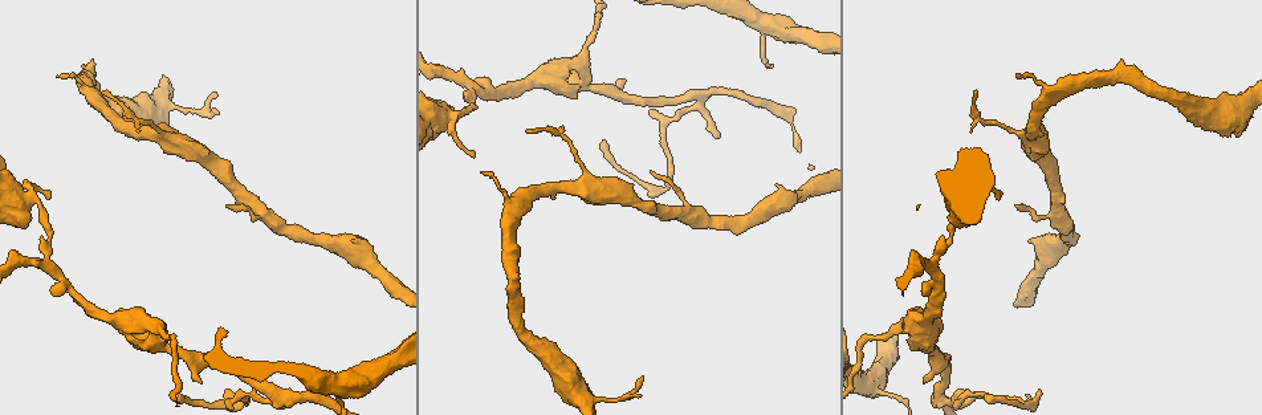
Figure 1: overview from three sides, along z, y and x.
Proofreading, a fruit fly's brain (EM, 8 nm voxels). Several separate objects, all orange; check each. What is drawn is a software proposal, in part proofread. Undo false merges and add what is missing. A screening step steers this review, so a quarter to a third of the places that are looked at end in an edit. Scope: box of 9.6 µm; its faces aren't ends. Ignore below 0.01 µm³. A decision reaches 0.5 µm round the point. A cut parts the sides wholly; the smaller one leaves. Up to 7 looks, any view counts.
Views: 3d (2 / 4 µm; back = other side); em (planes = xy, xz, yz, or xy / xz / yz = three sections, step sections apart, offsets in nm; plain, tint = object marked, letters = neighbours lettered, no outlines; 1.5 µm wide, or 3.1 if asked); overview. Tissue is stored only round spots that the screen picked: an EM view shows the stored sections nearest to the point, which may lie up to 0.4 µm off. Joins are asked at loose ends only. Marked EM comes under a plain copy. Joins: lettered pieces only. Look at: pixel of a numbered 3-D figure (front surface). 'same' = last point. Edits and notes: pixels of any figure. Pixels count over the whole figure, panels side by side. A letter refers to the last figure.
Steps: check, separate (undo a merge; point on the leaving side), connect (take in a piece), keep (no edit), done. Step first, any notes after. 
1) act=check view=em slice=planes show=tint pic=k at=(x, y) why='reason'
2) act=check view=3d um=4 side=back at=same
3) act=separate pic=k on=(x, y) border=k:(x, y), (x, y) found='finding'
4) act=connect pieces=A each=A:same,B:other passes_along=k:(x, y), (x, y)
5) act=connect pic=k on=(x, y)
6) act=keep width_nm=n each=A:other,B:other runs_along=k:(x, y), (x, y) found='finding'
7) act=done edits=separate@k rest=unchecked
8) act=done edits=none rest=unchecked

act=check view=em slice=xy step=8 show=tint pic=1 at=(451, 118) why='sharp bend'

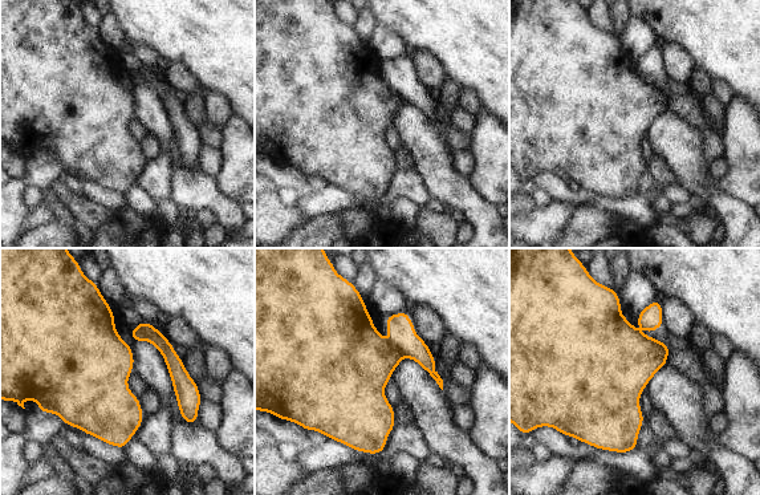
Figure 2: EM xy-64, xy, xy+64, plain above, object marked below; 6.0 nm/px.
act=check view=em slice=xy step=8 show=letters at=same

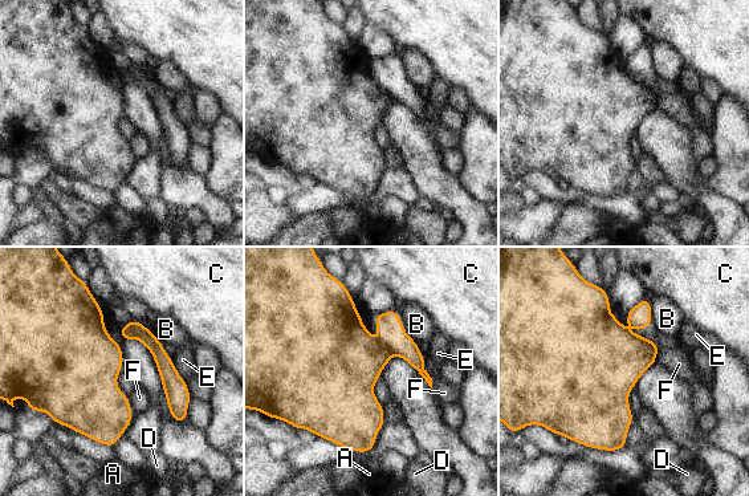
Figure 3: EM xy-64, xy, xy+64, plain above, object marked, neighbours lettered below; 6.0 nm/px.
act=separate pic=3 on=(349, 361) each=A:other,B:other,C:other,D:other,E:other,F:other border=3:(379, 340), (394, 353) found='two cells meet here'

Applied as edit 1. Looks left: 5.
act=check view=3d um=2 pic=1 at=(579, 86) why='an open end'

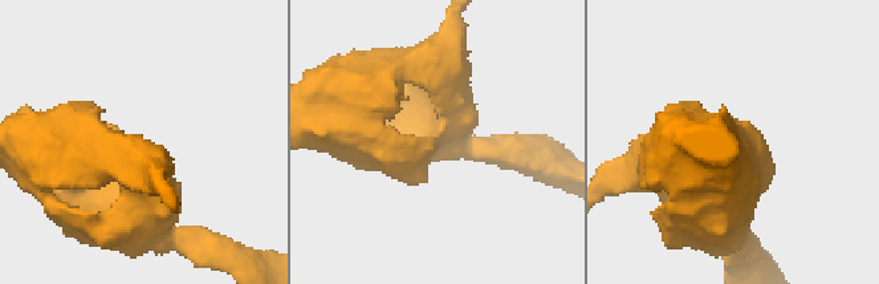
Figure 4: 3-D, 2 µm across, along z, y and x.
act=check view=em slice=planes show=letters pic=4 at=(434, 138)

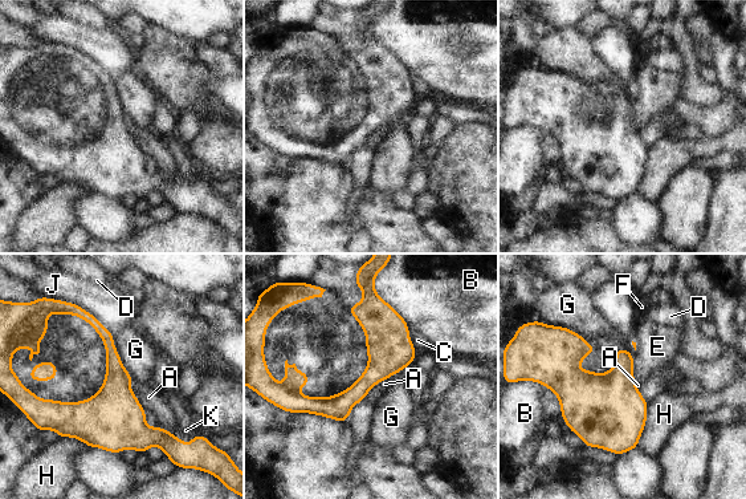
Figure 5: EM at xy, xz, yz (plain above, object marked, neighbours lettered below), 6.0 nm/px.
act=keep each=A:other,B:other,C:other,D:other,E:other,F:other,G:other,H:other,J:other,K:other found='no lettered piece goes on from it'

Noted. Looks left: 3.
act=check view=3d um=4 pic=1 at=(1059, 209) why='branch point'

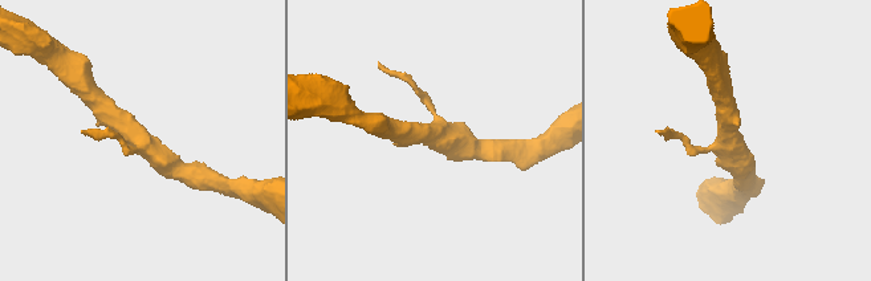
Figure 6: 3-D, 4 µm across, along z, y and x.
act=check view=em slice=planes show=tint pic=6 at=(435, 134)

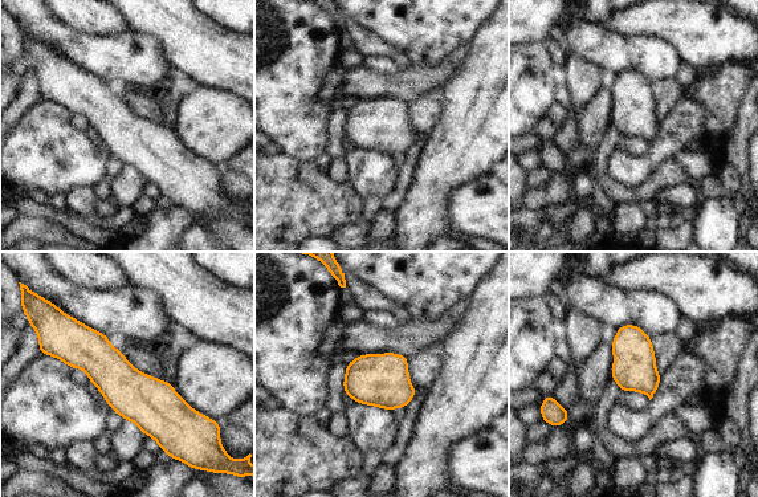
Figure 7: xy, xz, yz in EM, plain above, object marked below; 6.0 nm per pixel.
act=check view=em slice=planes show=letters at=same

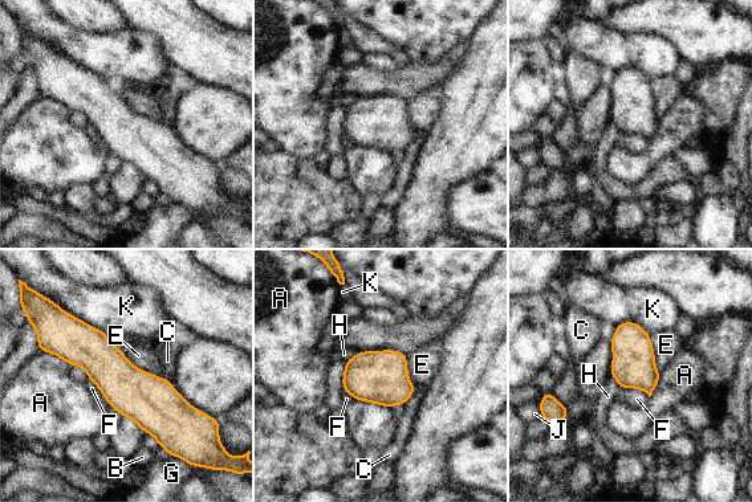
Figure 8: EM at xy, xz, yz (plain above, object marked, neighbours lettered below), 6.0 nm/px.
act=keep longest_contact=E:340nm each=A:other,B:other,C:other,E:other,F:other,G:other,H:other,J:other,K:other border=8:(120, 347), (135, 366), (165, 379) found='continuous, no second cell'

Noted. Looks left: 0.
act=done edits=separate@3 rest=unchecked

